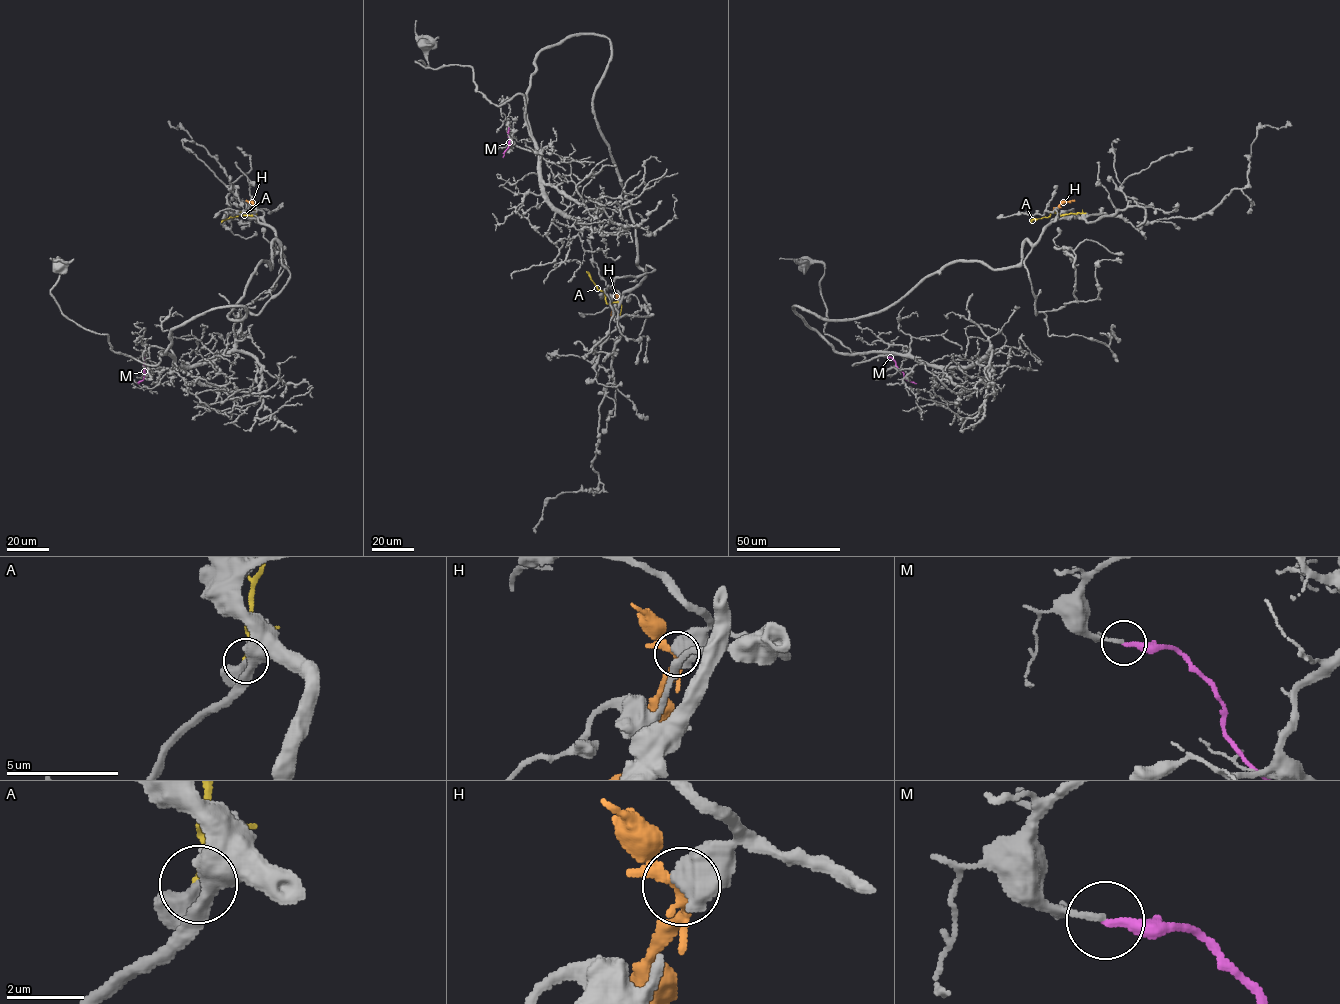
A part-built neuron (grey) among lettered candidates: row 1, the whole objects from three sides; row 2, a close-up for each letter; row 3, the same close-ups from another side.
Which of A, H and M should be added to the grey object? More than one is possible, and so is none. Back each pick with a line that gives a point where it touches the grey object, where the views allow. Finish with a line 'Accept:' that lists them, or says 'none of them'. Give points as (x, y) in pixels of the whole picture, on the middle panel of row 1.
Accept: none of them

